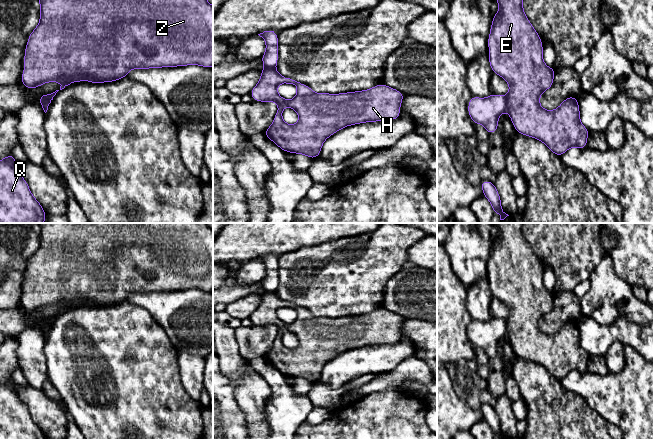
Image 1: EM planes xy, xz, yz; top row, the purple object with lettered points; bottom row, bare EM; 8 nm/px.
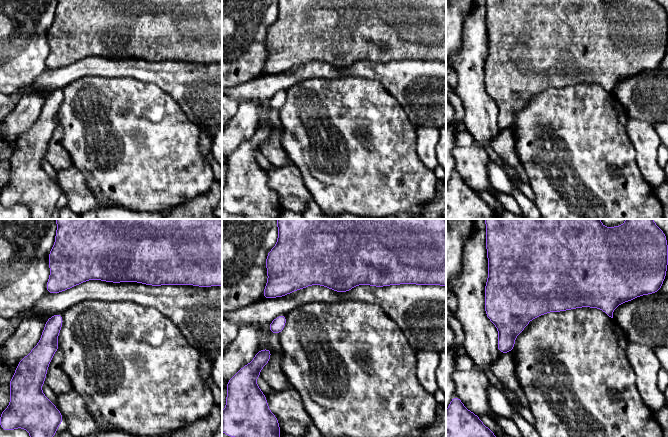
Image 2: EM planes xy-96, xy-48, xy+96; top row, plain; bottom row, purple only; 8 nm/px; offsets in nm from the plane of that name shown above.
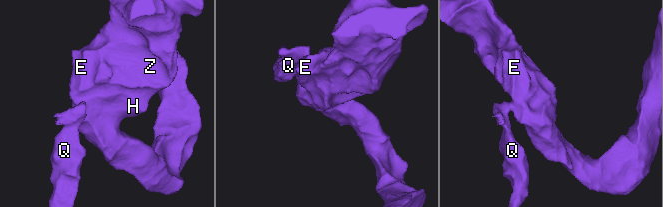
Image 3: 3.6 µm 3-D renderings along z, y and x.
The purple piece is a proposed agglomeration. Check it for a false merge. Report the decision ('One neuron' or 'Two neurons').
Two neurons

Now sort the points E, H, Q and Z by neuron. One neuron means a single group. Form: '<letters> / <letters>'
E H Z / Q

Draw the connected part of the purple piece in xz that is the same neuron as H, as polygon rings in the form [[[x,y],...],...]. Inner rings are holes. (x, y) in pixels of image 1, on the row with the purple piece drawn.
[[[262,69],[257,85],[252,88],[250,95],[254,101],[276,102],[278,109],[274,120],[264,135],[274,142],[284,152],[302,154],[311,159],[320,156],[324,141],[342,128],[367,122],[391,121],[400,117],[400,107],[404,94],[385,84],[376,85],[367,90],[346,93],[315,93],[309,86],[280,75],[274,69]],[[280,84],[293,84],[297,88],[297,95],[286,100],[277,92]],[[285,107],[294,109],[299,120],[290,125],[284,122],[282,113]]]

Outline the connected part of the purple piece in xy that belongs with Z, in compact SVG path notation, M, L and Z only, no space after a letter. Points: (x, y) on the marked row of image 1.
M38 0L40 20L30 33L24 54L22 84L35 89L48 82L60 82L59 90L75 83L106 83L125 78L132 69L151 69L197 65L213 67L213 6L207 0Z

